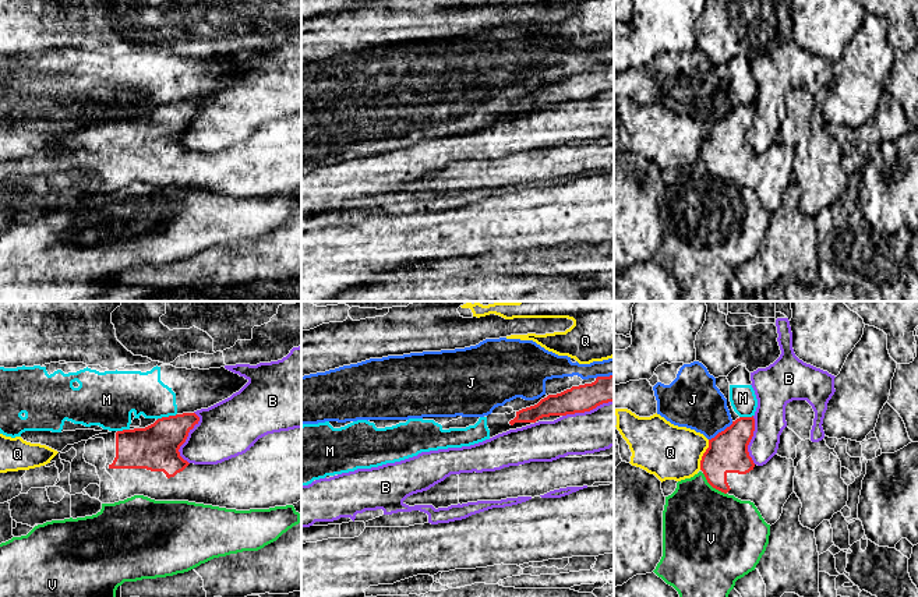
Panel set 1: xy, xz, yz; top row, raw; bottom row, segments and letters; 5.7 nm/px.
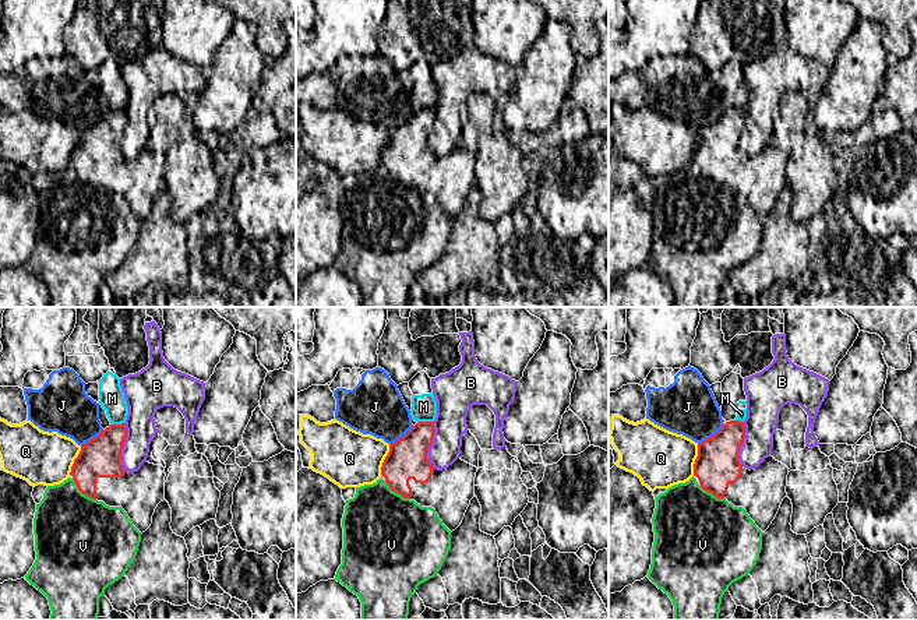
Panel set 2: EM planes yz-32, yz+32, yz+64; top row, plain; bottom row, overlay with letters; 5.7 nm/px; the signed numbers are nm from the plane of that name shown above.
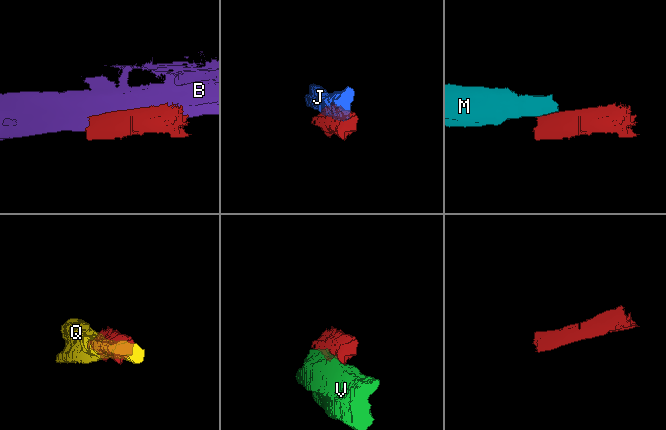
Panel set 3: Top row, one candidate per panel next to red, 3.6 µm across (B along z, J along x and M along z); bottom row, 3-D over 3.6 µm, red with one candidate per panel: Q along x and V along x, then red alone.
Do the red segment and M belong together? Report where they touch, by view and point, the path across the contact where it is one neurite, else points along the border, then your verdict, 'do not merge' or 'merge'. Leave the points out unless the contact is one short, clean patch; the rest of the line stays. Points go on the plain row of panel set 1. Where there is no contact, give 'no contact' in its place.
meets red in xy at (166, 105); border along xy (176, 101), (156, 108); do not merge

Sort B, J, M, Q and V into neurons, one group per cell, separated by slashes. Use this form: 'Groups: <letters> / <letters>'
Groups: B / J M / Q / V

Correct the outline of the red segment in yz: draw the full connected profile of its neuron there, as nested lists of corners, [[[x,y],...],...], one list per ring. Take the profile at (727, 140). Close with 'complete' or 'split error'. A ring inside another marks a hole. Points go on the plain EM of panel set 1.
[[[739,105],[709,127],[700,158],[707,170],[741,188],[755,191],[767,212],[774,212],[794,180],[794,148],[777,141],[763,153],[753,151],[748,133],[753,124],[755,106]]]; split error

